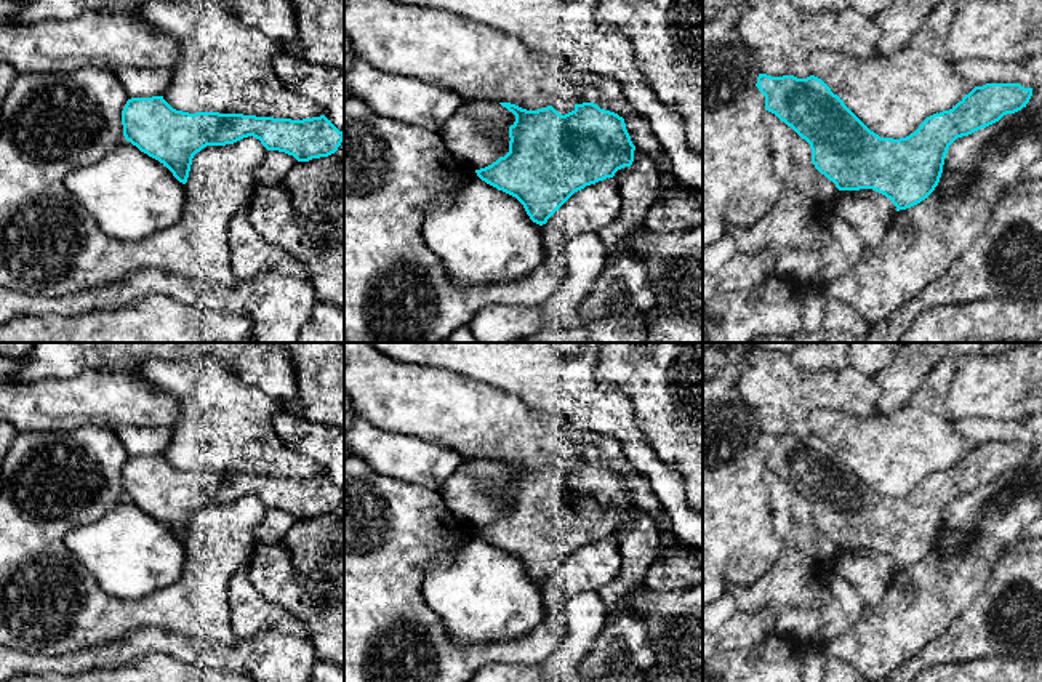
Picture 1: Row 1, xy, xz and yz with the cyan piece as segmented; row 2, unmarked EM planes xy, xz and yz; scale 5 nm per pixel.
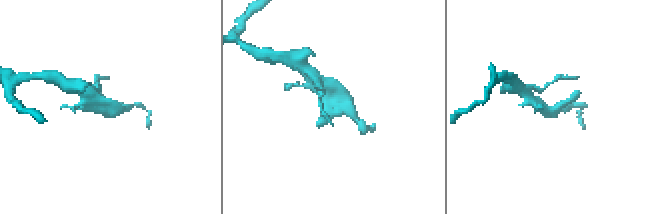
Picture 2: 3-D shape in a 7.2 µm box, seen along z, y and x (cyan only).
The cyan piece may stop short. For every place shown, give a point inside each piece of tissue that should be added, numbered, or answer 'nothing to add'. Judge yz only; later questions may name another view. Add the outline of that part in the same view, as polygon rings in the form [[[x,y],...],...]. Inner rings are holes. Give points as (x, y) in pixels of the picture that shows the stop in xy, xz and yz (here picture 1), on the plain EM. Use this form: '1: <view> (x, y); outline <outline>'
1: yz (1025, 477); outline [[[1032,447],[1029,461],[1015,472],[1007,472],[1007,485],[1020,487],[1023,495],[1040,496],[1042,483],[1036,480],[1037,469],[1042,466],[1042,448]]]

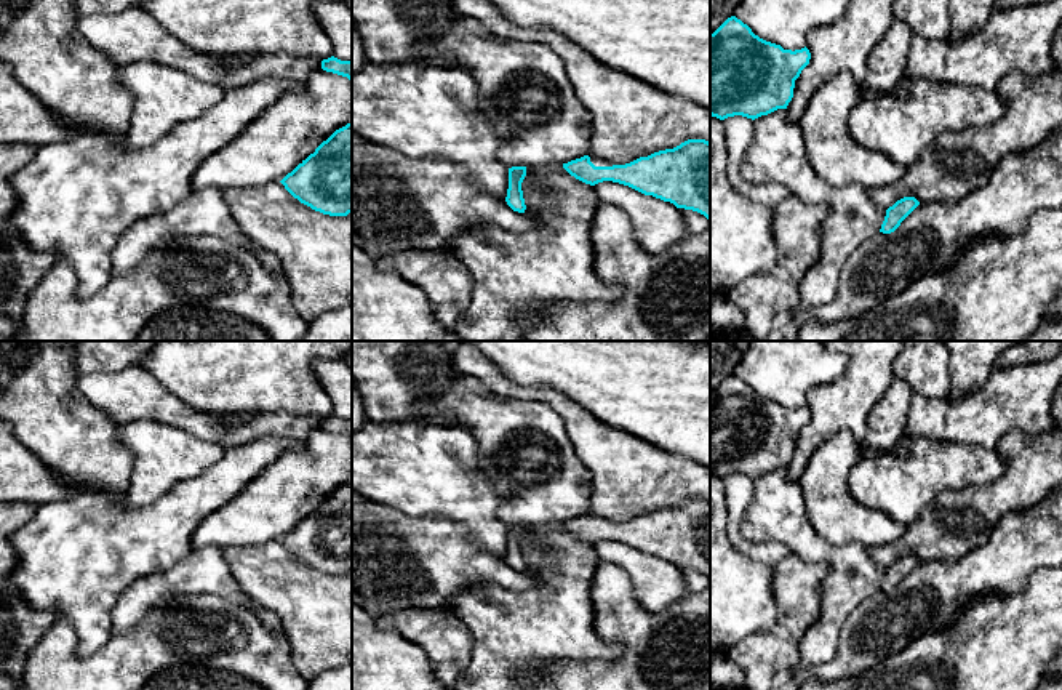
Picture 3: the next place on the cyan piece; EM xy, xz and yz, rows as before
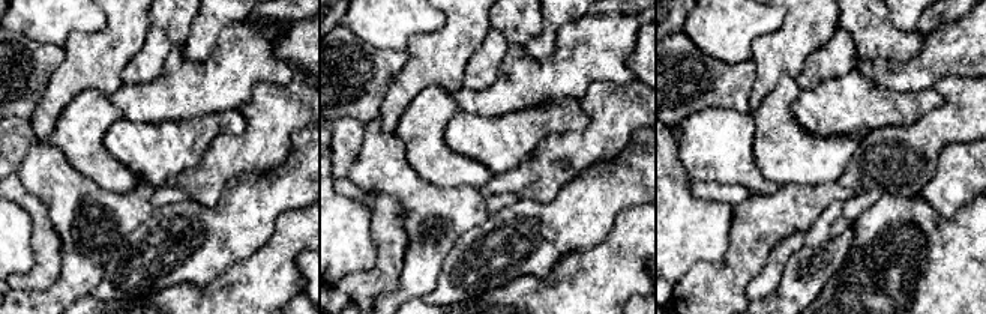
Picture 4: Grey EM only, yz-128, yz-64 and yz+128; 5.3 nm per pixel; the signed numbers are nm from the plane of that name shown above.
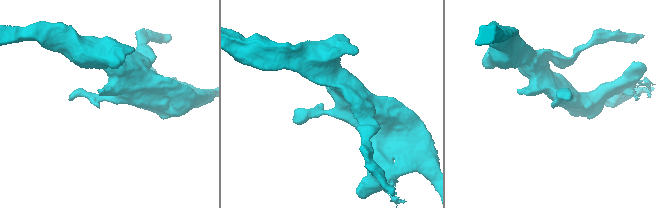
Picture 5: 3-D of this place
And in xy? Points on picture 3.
nothing to add

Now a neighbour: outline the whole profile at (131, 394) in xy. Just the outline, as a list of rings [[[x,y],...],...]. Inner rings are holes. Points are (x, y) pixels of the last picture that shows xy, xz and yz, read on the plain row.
[[[139,367],[115,373],[78,375],[77,386],[93,407],[120,424],[157,421],[200,440],[216,442],[226,450],[264,435],[305,440],[313,429],[321,427],[323,419],[285,411],[262,413],[248,419],[218,419],[184,403]]]

